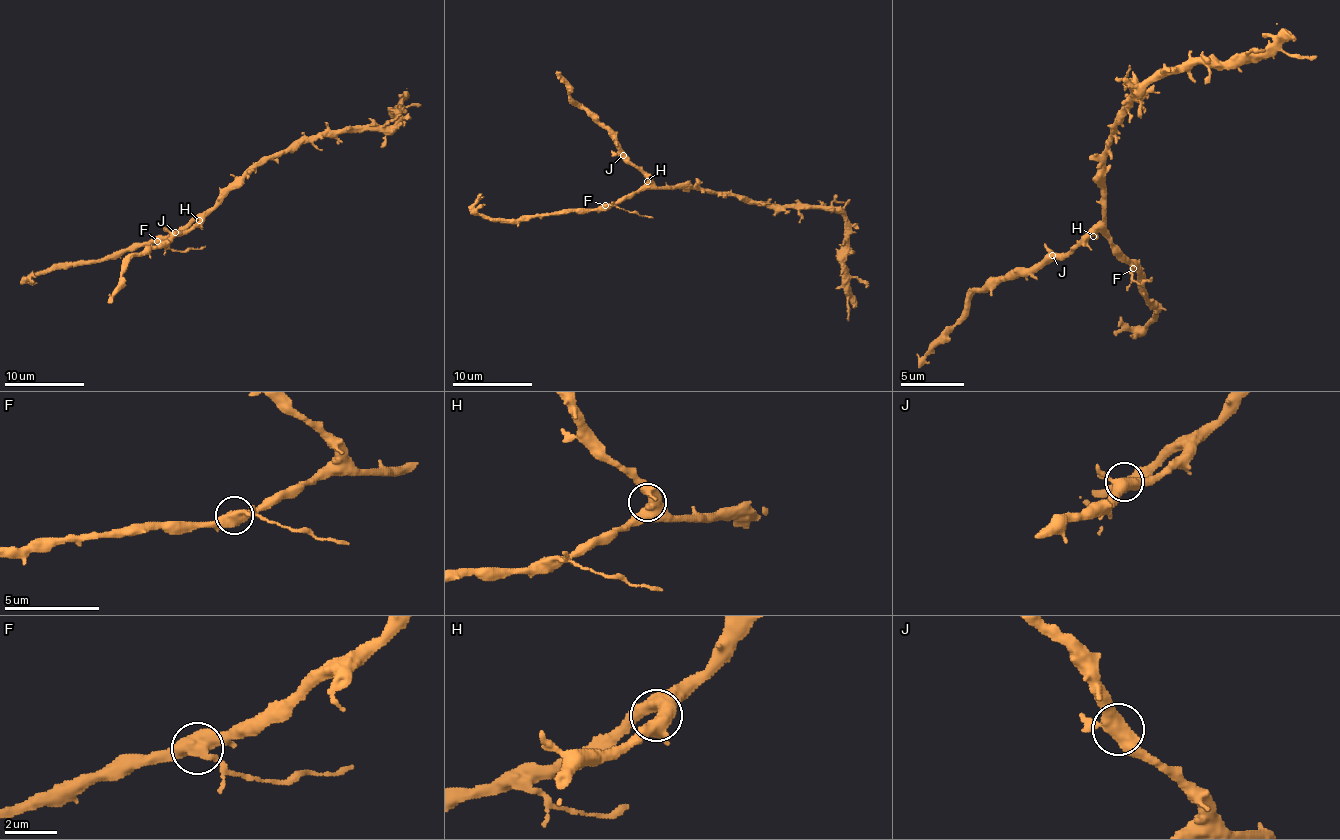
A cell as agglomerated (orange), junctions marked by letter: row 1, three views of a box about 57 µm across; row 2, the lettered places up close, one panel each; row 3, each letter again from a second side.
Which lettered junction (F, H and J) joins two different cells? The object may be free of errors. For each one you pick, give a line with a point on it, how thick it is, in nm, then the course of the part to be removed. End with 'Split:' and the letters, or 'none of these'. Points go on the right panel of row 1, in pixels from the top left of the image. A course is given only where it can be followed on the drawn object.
F: (1133, 268) | 480 nm | (1132, 268), (1138, 284), (1151, 277)
Split: F

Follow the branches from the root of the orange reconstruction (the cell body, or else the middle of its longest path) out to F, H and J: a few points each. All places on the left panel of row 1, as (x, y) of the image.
F: (244, 175), (213, 206), (157, 240)
H: (244, 175), (199, 220)
J: (244, 175), (195, 224), (187, 230), (175, 232)

